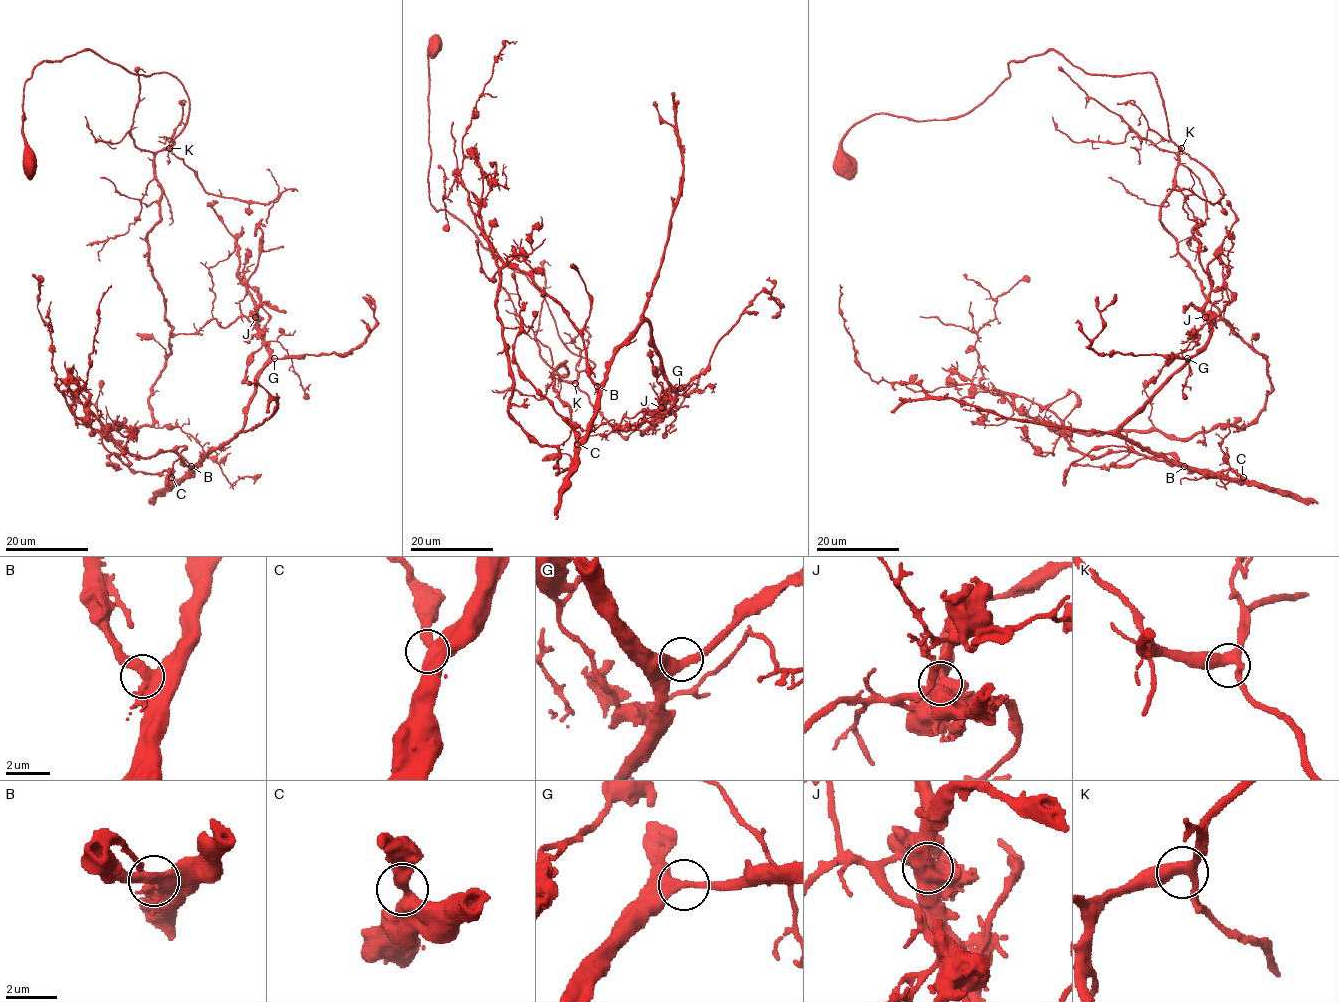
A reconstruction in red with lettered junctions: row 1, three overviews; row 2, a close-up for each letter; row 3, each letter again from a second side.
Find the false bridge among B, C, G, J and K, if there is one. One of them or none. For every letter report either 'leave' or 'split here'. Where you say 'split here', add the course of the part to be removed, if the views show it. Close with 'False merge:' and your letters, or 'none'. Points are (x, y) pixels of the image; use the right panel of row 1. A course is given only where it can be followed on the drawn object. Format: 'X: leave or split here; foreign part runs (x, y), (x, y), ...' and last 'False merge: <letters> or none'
B: leave
C: leave
G: leave
J: split here; foreign part runs (1205, 317), (1207, 343), (1120, 431), (1183, 465), (1126, 451), (1088, 457), (1023, 397), (979, 391), (961, 407)
K: leave
False merge: J

